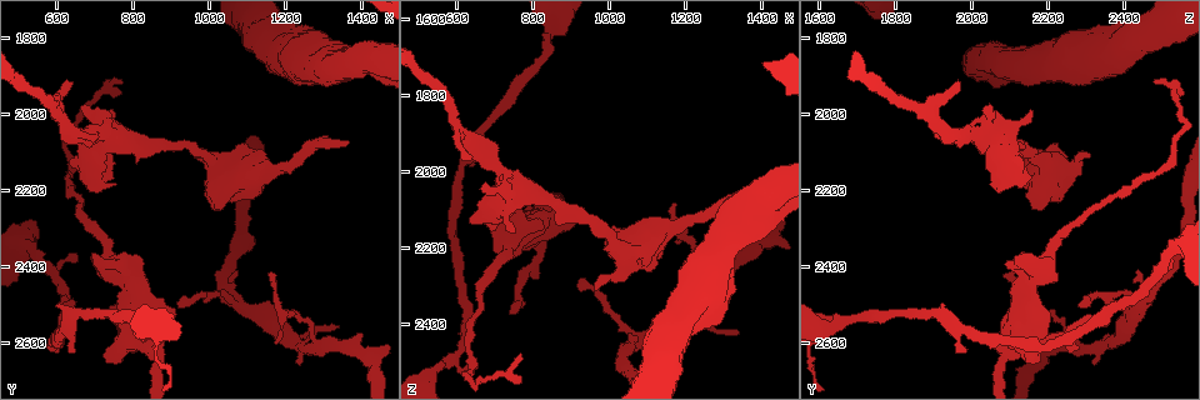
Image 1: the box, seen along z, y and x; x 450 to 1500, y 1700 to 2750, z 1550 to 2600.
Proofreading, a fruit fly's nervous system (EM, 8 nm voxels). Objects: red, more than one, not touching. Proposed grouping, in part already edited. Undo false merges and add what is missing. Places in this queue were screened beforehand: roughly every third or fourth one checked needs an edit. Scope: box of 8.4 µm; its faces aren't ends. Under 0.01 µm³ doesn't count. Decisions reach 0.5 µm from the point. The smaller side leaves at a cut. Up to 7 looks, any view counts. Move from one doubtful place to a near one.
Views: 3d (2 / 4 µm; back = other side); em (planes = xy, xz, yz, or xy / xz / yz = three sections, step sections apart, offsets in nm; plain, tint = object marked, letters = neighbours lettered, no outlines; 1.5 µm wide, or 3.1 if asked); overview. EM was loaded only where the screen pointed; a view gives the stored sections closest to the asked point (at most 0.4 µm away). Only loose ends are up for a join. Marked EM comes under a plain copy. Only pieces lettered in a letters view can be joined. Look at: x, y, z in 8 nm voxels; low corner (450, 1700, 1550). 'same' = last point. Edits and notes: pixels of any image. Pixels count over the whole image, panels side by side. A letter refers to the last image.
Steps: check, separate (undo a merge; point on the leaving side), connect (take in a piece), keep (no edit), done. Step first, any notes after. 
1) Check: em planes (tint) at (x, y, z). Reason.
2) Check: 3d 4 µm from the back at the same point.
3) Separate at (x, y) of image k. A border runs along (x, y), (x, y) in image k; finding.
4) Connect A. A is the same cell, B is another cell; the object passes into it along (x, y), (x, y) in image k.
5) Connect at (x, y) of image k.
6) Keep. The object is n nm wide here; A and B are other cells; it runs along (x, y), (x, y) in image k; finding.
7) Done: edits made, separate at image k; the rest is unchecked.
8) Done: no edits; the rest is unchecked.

Check: em planes (letters) at (800, 2610, 2285). An open end.

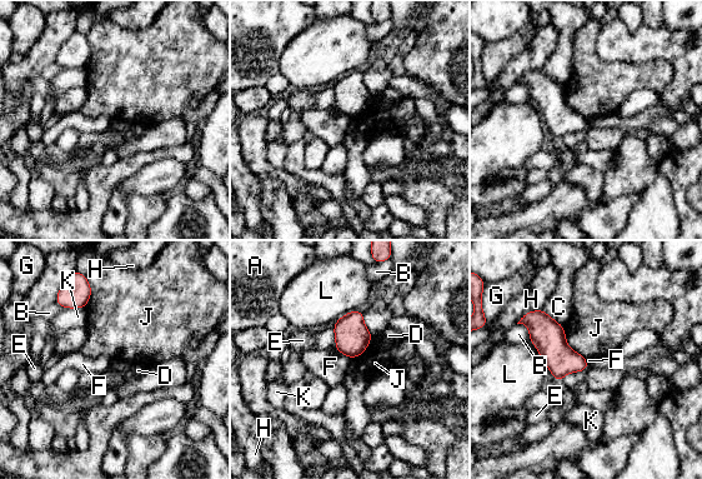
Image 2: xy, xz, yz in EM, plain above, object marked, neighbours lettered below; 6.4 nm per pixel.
Keep. The longest contact is with J, 280 nm; A, B, C, D, E, F, G, H, J, K and L are other cells; a border runs along (339, 350), (349, 358) in image 2; none of them fits.

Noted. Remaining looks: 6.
Check: em xz step 4 (tint) at (1175, 2420, 2090). Tapers out.

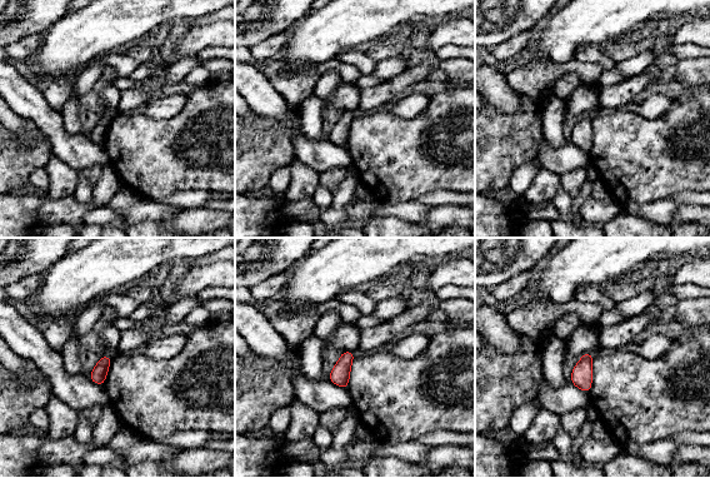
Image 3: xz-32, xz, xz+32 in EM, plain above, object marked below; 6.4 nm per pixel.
Check: em xz step 4 (letters) at the same point. See the neighbours.

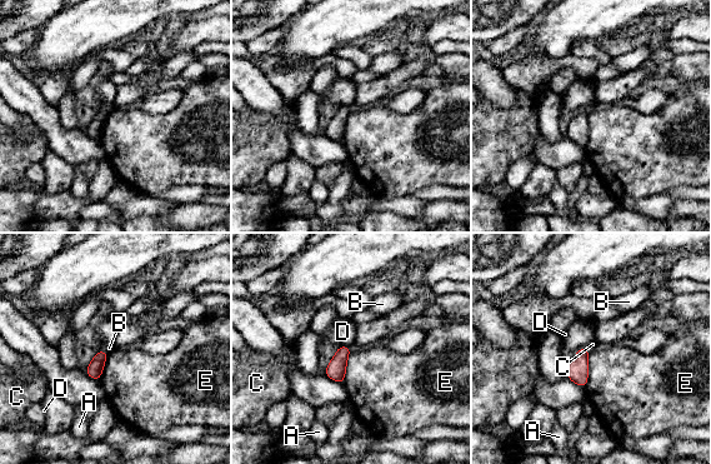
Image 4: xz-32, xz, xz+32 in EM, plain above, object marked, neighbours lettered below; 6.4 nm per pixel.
Keep. A, B, C, D and E are other cells; a border runs along (108, 352), (99, 350), (96, 353) in image 4; no lettered piece goes on from it.

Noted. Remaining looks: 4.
Check: em planes (letters) at (770, 1910, 2485). Tapers out.

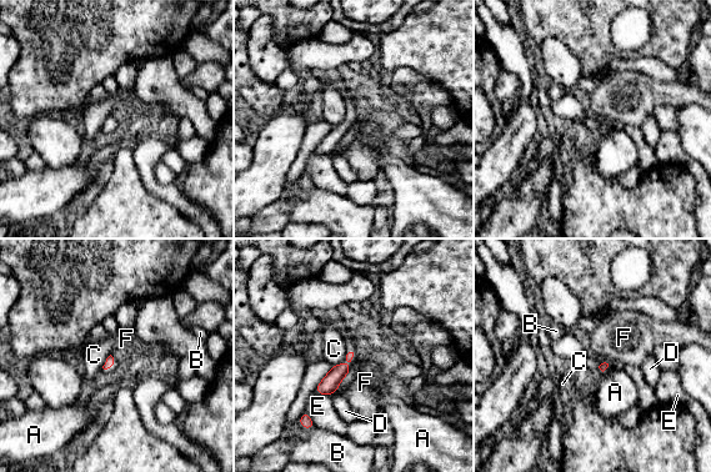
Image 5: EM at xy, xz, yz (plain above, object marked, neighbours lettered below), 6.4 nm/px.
Keep. A, B, C, D, E and F are other cells; a border runs along (353, 368), (336, 390) in image 5; no lettered piece goes on from it.

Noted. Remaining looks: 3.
Done: no edits; the rest is unchecked.

